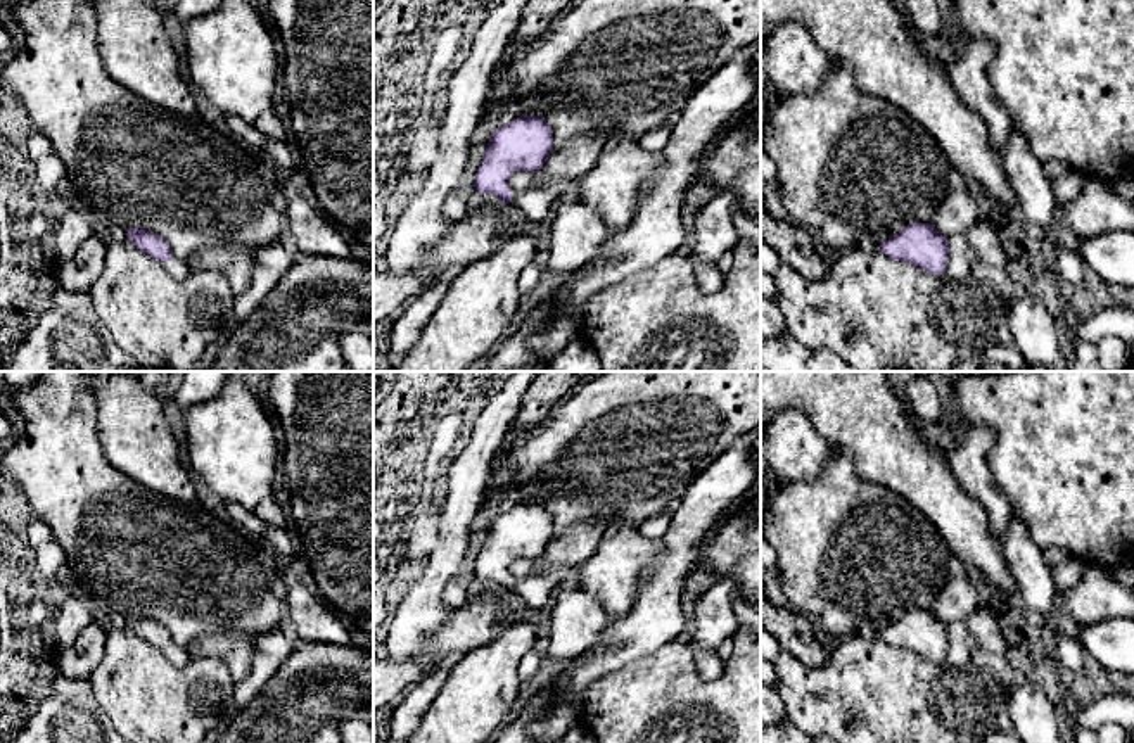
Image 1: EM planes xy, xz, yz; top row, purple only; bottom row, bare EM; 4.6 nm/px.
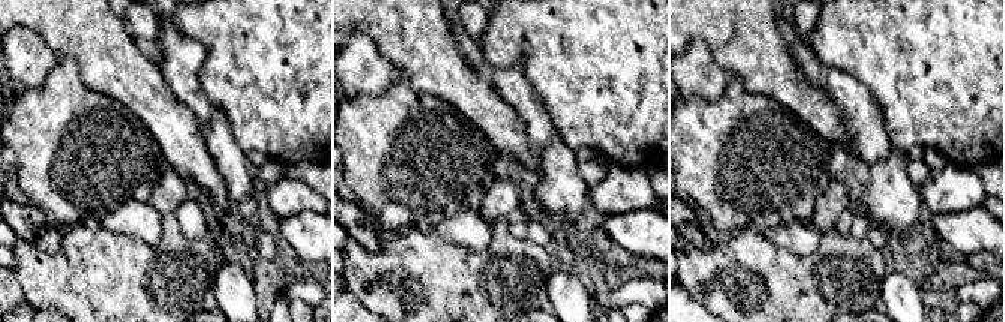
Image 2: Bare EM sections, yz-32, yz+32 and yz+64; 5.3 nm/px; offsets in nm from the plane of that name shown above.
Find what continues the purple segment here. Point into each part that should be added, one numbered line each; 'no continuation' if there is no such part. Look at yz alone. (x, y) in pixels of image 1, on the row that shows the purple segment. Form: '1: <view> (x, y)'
no continuation

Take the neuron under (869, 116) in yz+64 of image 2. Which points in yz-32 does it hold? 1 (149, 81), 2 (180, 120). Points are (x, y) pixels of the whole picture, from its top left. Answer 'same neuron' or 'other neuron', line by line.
1: other neuron
2: other neuron

